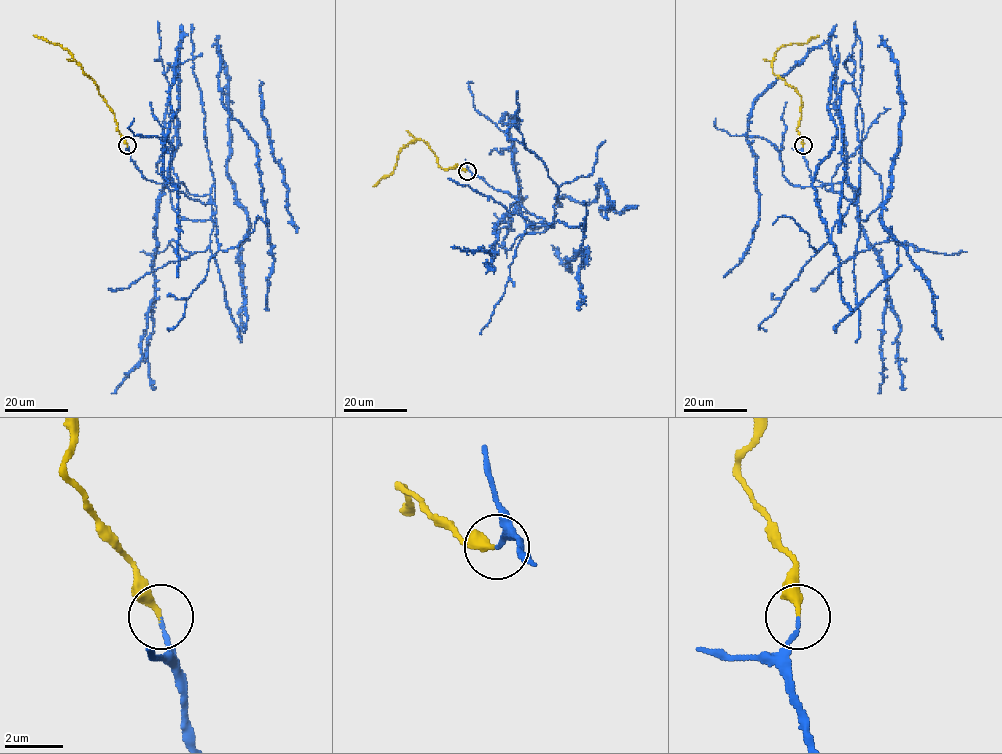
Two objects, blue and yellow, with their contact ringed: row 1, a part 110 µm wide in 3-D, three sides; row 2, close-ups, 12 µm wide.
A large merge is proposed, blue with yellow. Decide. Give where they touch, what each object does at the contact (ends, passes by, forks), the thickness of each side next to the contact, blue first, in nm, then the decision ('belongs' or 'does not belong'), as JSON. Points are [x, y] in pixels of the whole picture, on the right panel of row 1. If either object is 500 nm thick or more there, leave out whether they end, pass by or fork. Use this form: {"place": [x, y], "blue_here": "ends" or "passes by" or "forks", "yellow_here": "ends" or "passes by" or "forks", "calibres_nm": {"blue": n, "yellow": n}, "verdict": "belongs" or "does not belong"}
{"place": [803, 145], "blue_here": "ends", "yellow_here": "ends", "calibres_nm": {"blue": 140, "yellow": 280}, "verdict": "belongs"}

